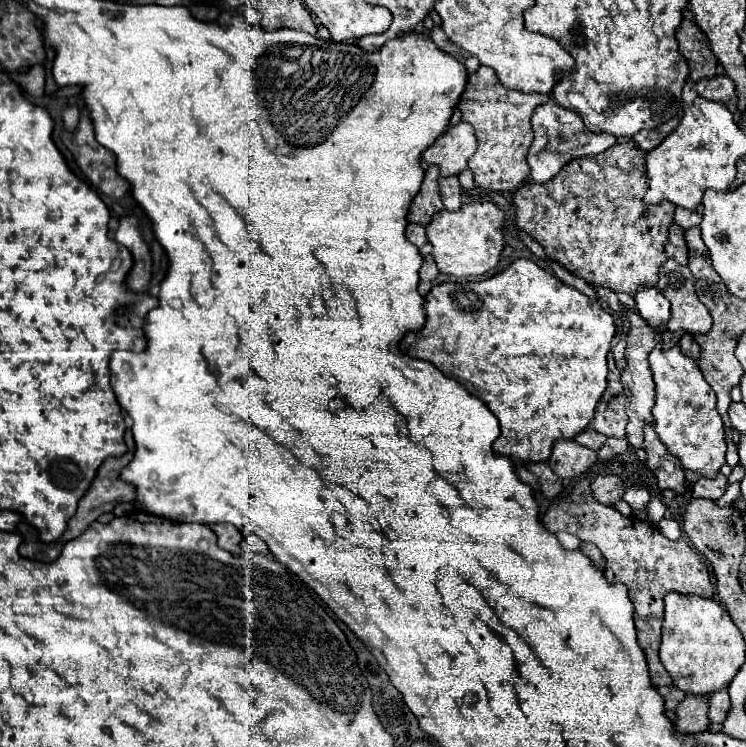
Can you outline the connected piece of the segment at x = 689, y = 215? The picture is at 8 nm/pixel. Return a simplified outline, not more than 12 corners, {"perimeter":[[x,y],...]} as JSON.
{"perimeter":[[676,207],[674,221],[684,227],[698,227],[702,217],[696,211]]}

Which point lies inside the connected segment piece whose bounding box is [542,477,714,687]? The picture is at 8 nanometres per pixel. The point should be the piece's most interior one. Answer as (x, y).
(637, 554)

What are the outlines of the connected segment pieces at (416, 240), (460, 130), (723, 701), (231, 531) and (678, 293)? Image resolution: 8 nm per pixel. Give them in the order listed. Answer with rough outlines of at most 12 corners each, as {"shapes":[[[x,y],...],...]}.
{"shapes":[[[408,225],[406,239],[418,249],[426,245],[424,225]],[[472,125],[450,129],[422,153],[442,177],[460,175],[474,155]],[[728,691],[708,695],[710,723],[722,723],[730,711]],[[212,523],[218,545],[230,553],[240,551],[244,537],[230,523]],[[668,259],[656,289],[672,303],[670,331],[704,335],[712,317],[688,267]]]}

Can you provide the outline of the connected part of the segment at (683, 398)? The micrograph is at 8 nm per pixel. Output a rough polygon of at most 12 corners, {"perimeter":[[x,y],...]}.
{"perimeter":[[674,345],[650,353],[654,431],[684,469],[726,463],[716,393]]}

